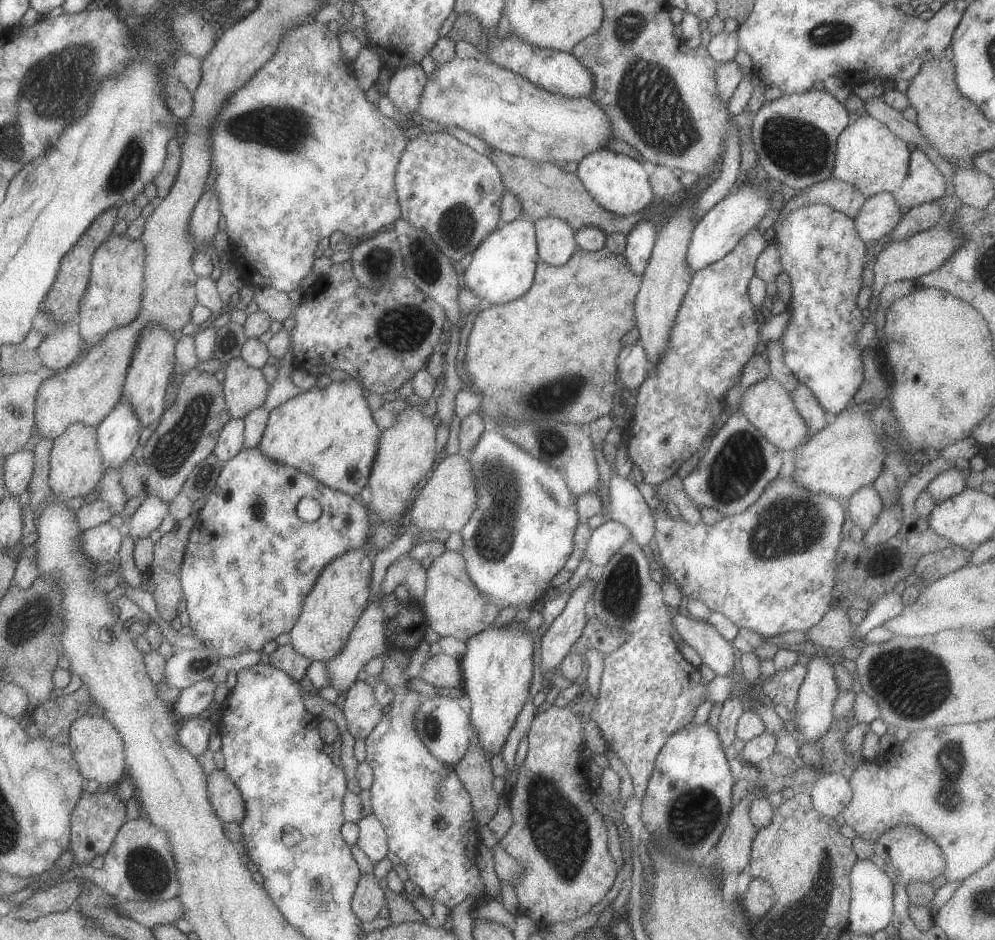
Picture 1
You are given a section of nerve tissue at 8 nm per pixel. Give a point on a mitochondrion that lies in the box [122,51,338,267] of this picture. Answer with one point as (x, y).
(289, 130)

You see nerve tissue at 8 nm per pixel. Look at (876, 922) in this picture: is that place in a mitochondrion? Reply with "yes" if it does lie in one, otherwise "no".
no

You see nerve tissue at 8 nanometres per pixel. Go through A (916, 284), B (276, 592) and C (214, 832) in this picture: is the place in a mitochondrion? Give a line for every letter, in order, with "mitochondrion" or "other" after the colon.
A: other
B: other
C: other

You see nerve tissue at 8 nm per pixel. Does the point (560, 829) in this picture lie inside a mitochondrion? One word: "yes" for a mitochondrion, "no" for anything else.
yes

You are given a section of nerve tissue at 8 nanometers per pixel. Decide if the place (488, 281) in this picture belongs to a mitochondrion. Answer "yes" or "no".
no

